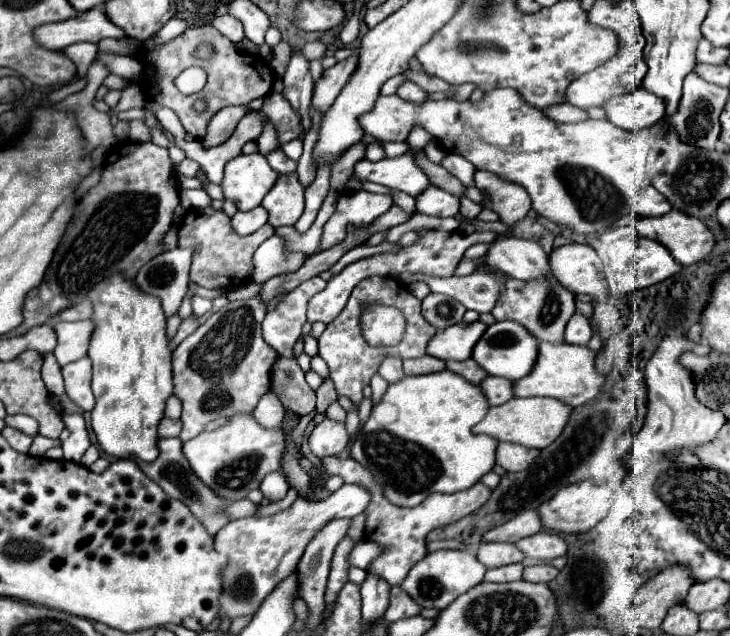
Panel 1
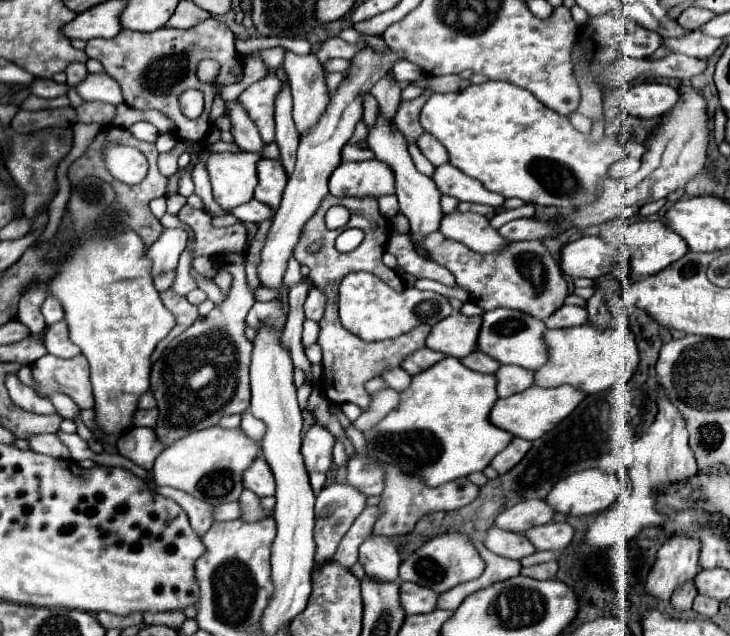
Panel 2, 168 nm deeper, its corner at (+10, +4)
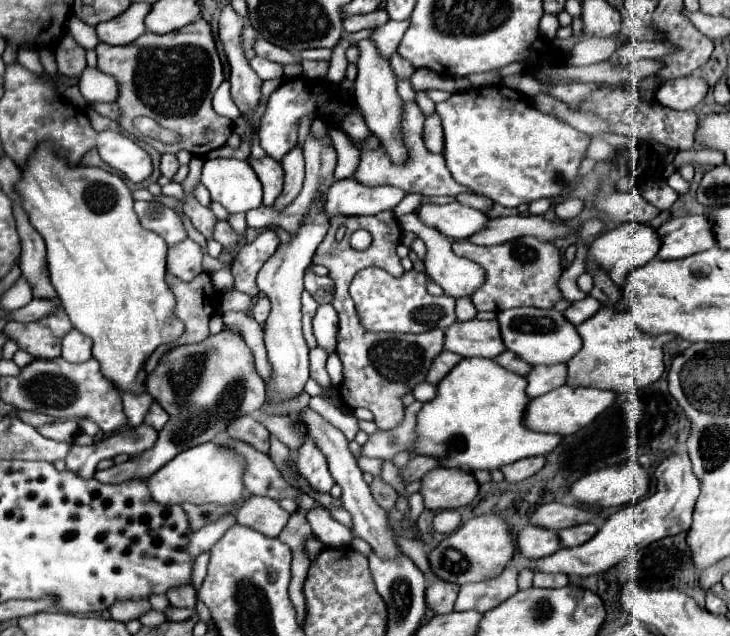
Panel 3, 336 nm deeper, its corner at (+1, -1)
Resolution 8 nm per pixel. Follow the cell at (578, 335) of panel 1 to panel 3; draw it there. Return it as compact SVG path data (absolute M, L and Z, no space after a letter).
M587 296L585 300L573 302L573 304L571 304L563 314L565 314L565 318L567 318L573 326L579 326L581 322L589 320L591 316L595 316L595 314L599 312L599 308L601 308L601 304L599 304L595 298Z

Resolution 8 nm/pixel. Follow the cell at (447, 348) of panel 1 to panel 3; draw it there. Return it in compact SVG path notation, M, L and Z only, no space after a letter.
M497 320L455 322L445 330L445 350L463 358L495 358L503 348Z

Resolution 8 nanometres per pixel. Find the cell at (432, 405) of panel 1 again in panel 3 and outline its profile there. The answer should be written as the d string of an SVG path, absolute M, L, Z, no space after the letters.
M463 358L439 384L437 384L437 394L433 400L425 402L423 408L417 414L415 422L415 436L417 440L413 442L411 450L417 456L431 456L441 462L443 468L457 468L461 472L477 472L477 470L487 470L493 472L505 464L511 464L523 456L537 456L537 454L547 454L555 444L559 444L561 436L551 436L551 434L539 434L531 432L521 426L521 416L527 406L527 396L523 396L525 388L525 378L515 376L513 372L507 372L505 368L499 368L493 360L487 358Z

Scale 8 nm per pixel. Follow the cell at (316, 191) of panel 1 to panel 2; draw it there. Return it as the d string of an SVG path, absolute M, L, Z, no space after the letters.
M291 257L290 261L288 261L288 271L284 275L284 283L286 283L288 291L290 291L290 287L298 285L300 281L302 281L301 265L294 257Z

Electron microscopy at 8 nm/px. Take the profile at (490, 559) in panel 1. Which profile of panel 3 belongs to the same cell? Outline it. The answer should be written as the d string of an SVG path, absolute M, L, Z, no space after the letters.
M527 524L517 534L517 550L525 560L539 560L555 554L561 548L557 532Z

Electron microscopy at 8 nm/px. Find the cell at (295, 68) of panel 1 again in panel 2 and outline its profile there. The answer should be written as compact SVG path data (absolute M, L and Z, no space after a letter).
M284 85L278 99L276 99L276 145L280 149L280 163L290 177L296 163L296 149L298 149L298 131L292 121L292 95L290 87Z

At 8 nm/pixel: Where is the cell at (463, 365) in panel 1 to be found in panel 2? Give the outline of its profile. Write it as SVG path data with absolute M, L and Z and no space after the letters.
M482 351L470 353L468 357L462 359L462 363L474 371L480 371L480 373L494 373L500 367L500 363L496 359L490 359L490 355L482 355Z

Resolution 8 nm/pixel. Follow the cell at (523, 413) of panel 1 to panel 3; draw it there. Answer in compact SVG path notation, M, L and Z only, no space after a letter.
M559 386L539 398L533 398L523 414L523 426L533 432L543 432L543 434L559 434L559 436L569 436L571 432L577 432L579 428L585 428L599 416L603 410L607 410L615 400L613 392L603 392L597 388L571 388L571 386Z

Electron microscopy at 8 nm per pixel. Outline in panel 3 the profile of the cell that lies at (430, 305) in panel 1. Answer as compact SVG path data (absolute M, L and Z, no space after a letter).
M365 268L357 272L349 286L349 294L355 302L357 316L363 328L369 332L405 332L421 334L433 328L447 328L457 322L455 300L451 296L431 296L427 292L425 274L414 269L406 271L401 278L393 278L381 268Z

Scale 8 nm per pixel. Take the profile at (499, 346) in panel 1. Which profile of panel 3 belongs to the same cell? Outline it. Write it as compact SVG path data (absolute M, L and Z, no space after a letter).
M511 308L497 314L497 322L501 328L501 338L507 350L525 360L531 366L537 364L565 364L569 362L581 348L579 334L573 324L565 320L565 316L557 310L539 310L539 308Z

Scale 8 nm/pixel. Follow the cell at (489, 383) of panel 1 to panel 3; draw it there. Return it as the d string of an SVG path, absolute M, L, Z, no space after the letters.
M555 364L555 366L533 366L527 378L527 398L537 398L553 388L559 388L565 384L567 378L567 366Z

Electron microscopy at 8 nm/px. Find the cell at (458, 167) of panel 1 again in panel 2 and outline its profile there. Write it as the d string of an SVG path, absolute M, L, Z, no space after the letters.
M422 133L420 139L418 139L418 147L420 147L420 151L424 153L424 157L426 157L434 167L448 163L448 153L446 153L446 149L438 143L438 139L434 139L434 135Z

